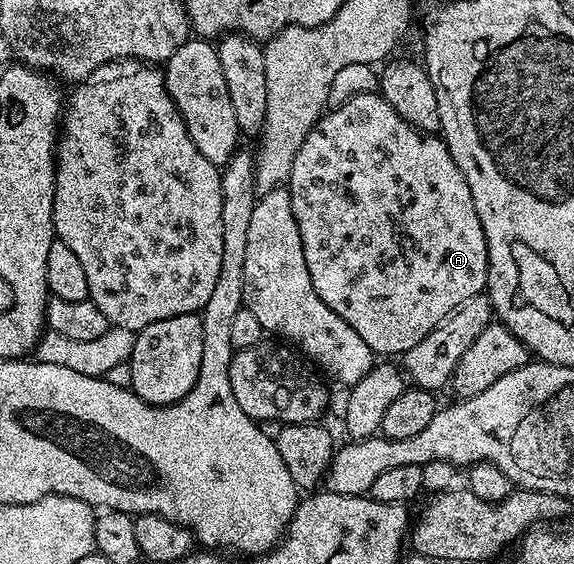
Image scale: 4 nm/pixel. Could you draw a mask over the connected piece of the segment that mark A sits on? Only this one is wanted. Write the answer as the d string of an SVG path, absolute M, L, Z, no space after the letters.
M379 93L357 95L357 99L349 99L349 103L324 112L309 135L305 135L305 143L301 143L301 151L297 151L297 159L293 159L289 188L293 215L301 231L305 267L309 267L309 279L313 279L313 291L321 295L329 311L341 315L341 319L345 319L345 323L349 323L349 327L353 327L353 331L357 331L357 335L369 343L372 353L404 355L466 301L486 290L489 251L485 243L485 231L481 231L481 219L477 219L477 207L473 207L473 195L469 195L469 183L465 183L465 175L461 175L457 163L453 163L453 155L449 155L442 136L420 133L405 123L405 119L401 119L401 115L397 115L397 111L393 111L393 107L389 107L387 100Z

